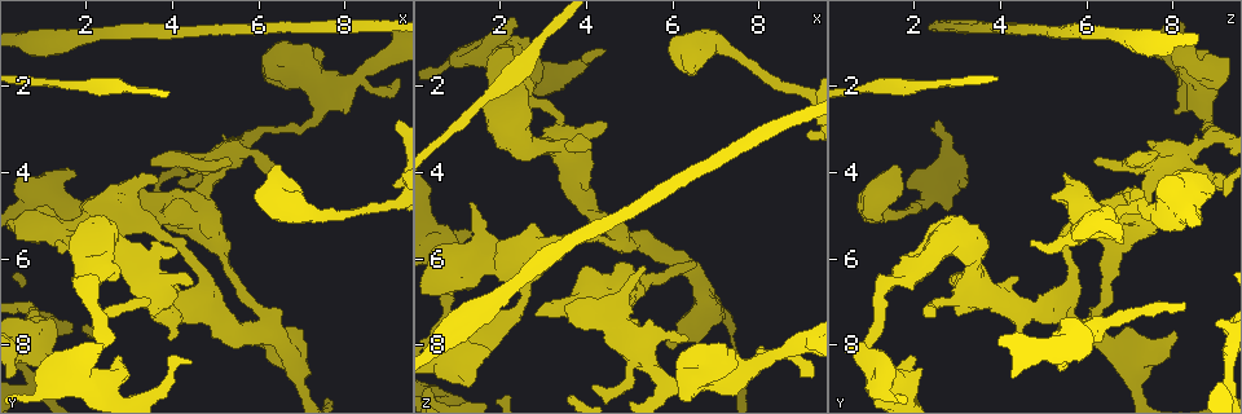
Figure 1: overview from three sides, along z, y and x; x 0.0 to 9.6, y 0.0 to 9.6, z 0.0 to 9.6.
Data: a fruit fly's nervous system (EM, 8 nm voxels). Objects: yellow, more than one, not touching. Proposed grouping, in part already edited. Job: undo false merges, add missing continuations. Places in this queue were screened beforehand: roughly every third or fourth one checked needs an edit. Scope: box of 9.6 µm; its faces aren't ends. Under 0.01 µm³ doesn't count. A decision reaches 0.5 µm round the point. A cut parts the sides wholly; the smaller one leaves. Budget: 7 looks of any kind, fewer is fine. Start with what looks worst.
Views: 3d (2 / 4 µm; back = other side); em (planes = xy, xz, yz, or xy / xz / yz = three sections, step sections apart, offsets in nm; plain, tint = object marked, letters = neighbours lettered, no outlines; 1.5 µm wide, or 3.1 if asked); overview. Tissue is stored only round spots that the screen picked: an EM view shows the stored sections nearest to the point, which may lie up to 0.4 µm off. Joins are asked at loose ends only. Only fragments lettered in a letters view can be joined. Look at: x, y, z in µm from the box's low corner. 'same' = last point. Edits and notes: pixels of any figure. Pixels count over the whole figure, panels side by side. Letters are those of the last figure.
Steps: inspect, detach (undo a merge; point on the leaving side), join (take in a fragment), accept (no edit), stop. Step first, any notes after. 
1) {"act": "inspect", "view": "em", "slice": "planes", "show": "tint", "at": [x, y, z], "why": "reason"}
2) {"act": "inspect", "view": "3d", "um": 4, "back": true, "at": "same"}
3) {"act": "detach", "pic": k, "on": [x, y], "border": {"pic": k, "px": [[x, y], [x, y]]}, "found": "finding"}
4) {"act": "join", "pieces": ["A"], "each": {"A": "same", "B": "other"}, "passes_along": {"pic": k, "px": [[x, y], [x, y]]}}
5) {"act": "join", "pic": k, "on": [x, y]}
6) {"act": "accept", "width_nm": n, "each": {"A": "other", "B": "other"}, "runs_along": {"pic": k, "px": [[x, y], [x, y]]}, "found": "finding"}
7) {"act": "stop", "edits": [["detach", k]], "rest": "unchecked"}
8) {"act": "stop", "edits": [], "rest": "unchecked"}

{"act": "inspect", "view": "3d", "um": 4, "at": [0.65, 9.05, 9.15], "why": "sharp bend"}

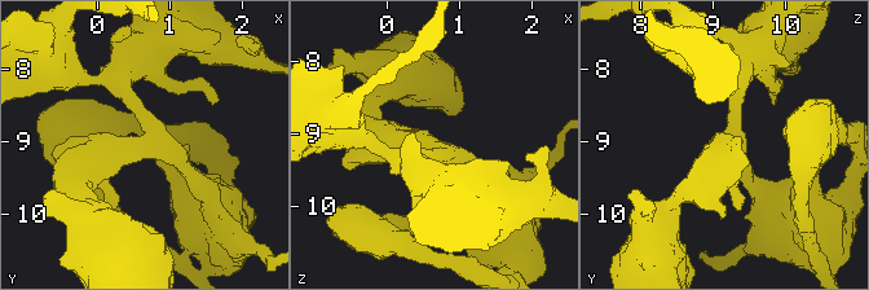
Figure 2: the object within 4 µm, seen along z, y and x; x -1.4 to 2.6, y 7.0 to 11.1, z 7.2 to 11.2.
{"act": "inspect", "view": "em", "slice": "xy", "step": 8, "show": "letters", "at": [0.70, 9.05, 9.15], "arms": 3, "arm_widths_nm": [190, 200, 480]}

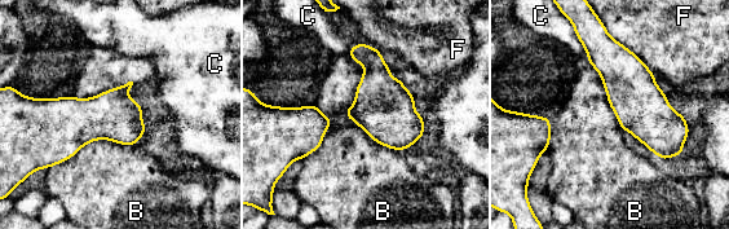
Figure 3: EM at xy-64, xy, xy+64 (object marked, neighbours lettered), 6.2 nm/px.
{"act": "accept", "width_nm": 220, "each": {"B": "other", "C": "other", "F": "other"}, "runs_along": {"pic": 3, "px": [[602, 39], [604, 52], [677, 152]]}, "found": "one neuron here"}

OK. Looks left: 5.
{"act": "inspect", "view": "3d", "um": 4, "at": [1.25, 8.55, 5.30], "why": "free end"}

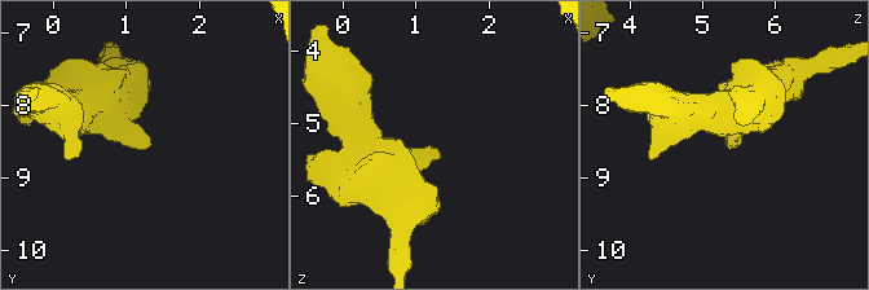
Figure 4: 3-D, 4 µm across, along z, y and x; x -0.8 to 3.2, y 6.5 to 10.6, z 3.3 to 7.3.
{"act": "inspect", "view": "em", "slice": "xy", "step": 8, "show": "letters", "at": [1.25, 8.55, 5.35]}

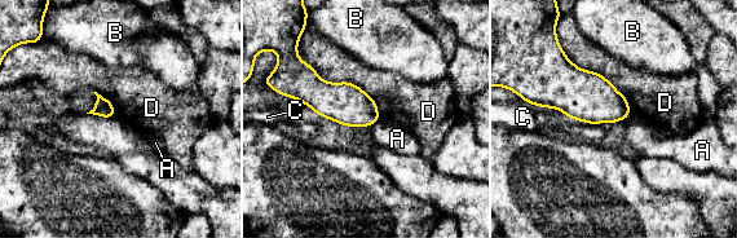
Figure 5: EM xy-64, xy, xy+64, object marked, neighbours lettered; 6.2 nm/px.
{"act": "inspect", "view": "em", "slice": "planes", "show": "letters", "at": "same"}

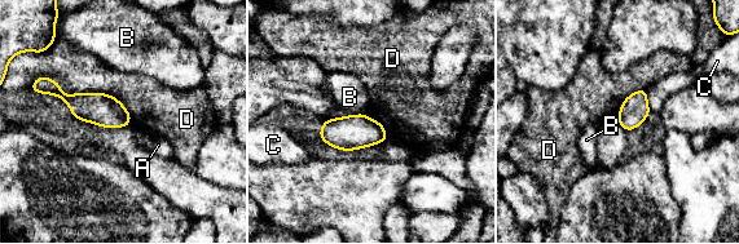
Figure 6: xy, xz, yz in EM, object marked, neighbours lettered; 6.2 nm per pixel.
{"act": "accept", "width_nm": 180, "each": {"A": "other", "B": "other", "C": "other", "D": "other"}, "border": {"pic": 6, "px": [[45, 75], [114, 96], [131, 125]]}, "found": "none of them fits"}

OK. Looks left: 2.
{"act": "inspect", "view": "3d", "um": 2, "at": [0.85, 7.35, 6.80], "why": "sudden change in width"}

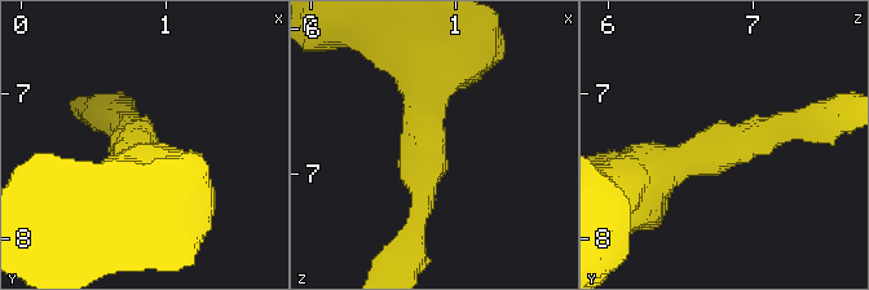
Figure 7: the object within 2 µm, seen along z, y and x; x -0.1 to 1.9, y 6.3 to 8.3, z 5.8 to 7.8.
{"act": "inspect", "view": "em", "slice": "planes", "show": "letters", "at": [0.78, 7.38, 6.80], "arm_widths_nm": [200, 550]}

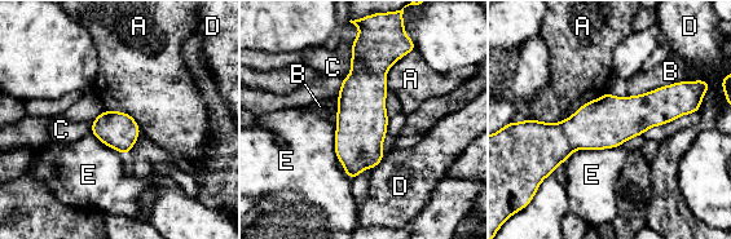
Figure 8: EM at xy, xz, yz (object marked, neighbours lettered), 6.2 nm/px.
{"act": "accept", "each": {"A": "other", "B": "other", "C": "other", "D": "other", "E": "other"}, "border": {"pic": 8, "px": [[687, 80], [669, 83], [629, 96]]}, "found": "one neuron here"}

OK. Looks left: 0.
{"act": "stop", "edits": [], "rest": "unchecked"}

